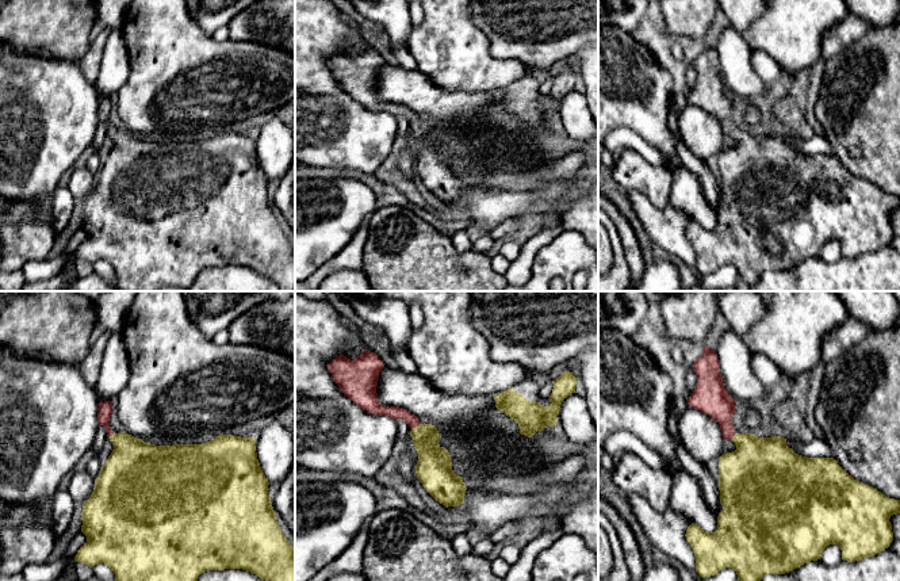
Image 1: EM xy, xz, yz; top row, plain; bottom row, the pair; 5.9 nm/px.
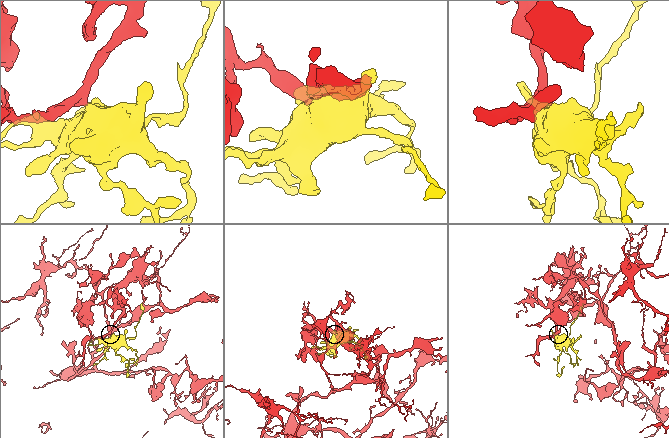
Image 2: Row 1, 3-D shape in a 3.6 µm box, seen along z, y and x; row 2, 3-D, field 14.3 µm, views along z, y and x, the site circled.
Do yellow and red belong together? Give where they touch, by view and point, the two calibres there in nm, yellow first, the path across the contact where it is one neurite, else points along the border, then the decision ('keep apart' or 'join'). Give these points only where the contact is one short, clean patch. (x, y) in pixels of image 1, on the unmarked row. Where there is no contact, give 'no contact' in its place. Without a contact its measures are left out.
contact xz (416, 123); calibres 200 and 80 nm; way xz (435, 160), (425, 134), (416, 123), (405, 111), (395, 109); join

